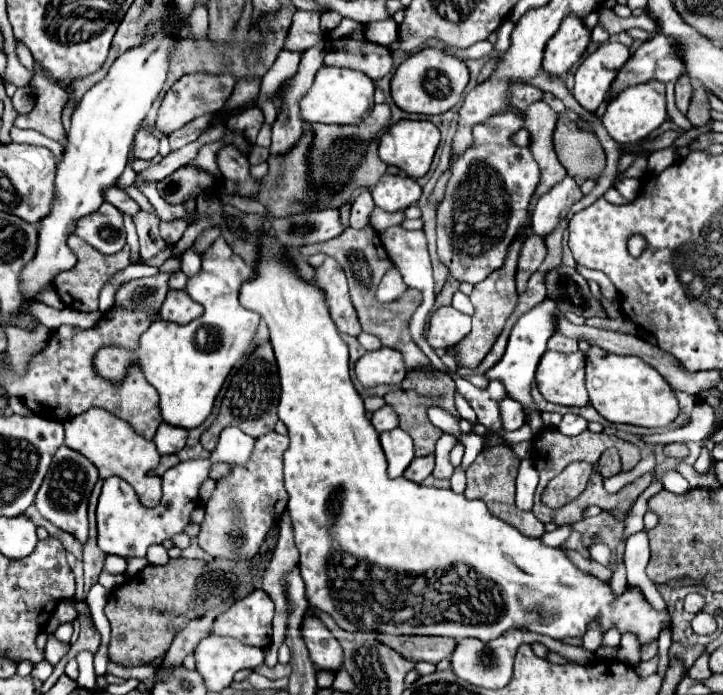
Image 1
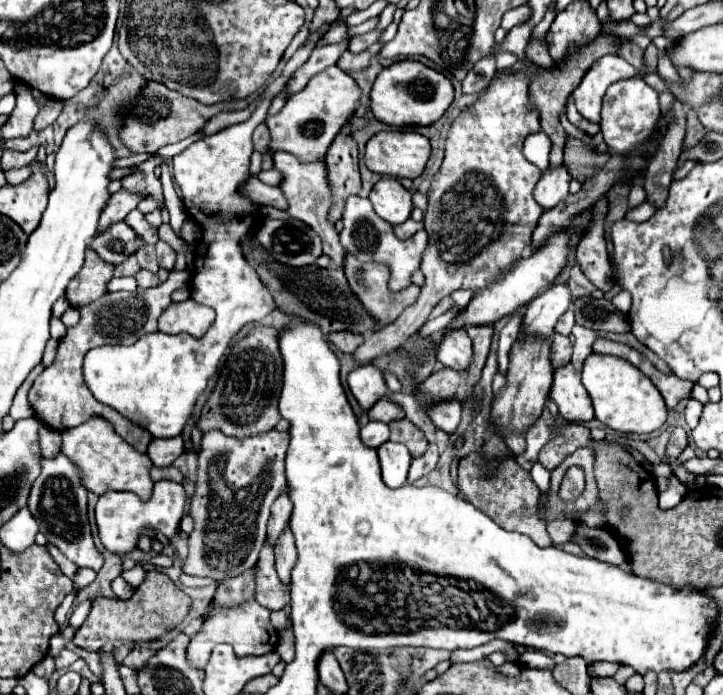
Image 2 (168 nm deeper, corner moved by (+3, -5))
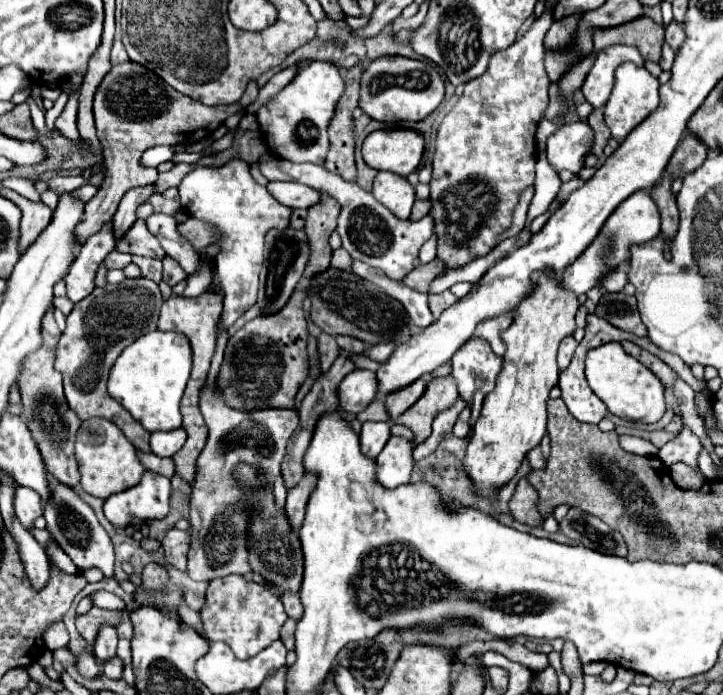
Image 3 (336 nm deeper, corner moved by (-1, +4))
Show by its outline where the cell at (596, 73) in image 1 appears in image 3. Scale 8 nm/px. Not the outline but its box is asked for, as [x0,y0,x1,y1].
[580,46,644,108]

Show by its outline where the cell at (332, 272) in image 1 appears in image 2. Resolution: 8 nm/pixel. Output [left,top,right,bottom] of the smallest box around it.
[328,331,362,353]

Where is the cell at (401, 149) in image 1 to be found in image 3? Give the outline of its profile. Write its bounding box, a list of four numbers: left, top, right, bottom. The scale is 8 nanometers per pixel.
[362,130,424,176]

